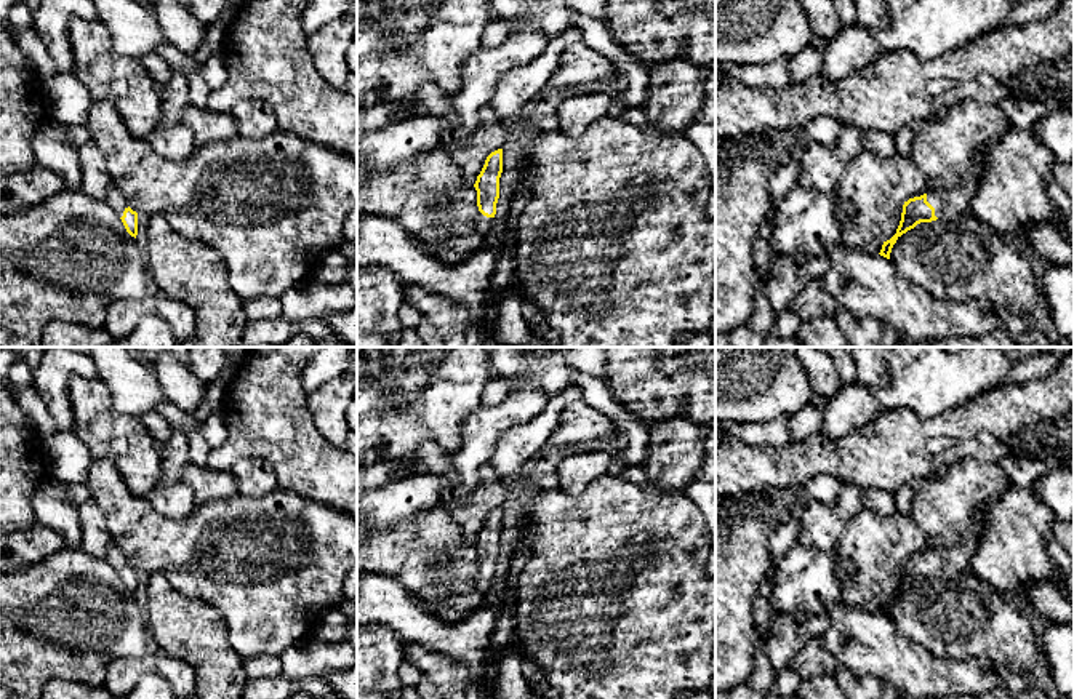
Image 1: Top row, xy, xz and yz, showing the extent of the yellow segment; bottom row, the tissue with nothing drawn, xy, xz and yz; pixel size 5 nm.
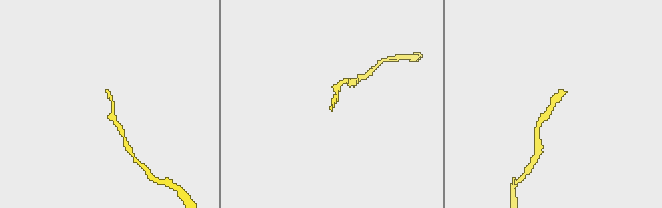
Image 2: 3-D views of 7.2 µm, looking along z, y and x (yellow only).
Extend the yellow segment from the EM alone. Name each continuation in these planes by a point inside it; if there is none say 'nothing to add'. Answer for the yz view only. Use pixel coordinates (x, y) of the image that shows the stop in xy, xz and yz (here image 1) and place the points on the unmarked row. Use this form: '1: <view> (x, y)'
1: yz (949, 563)

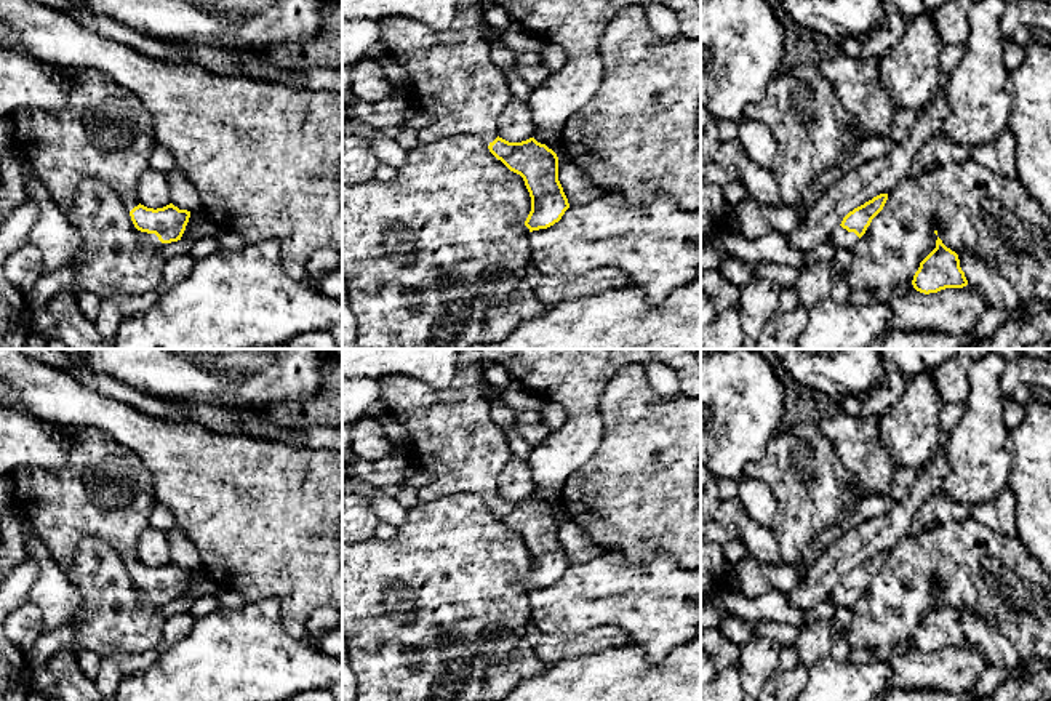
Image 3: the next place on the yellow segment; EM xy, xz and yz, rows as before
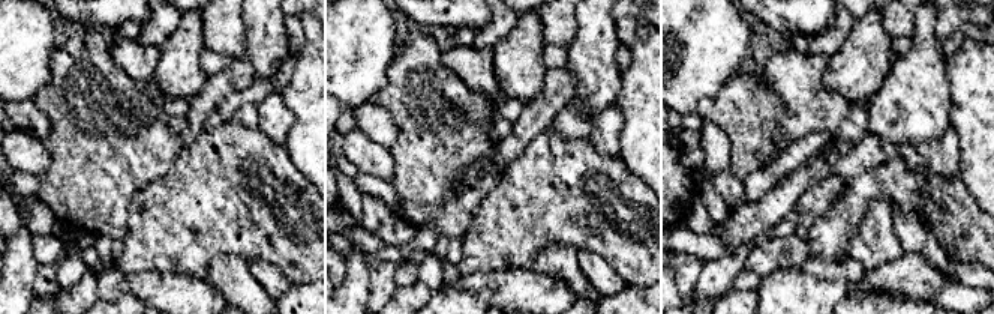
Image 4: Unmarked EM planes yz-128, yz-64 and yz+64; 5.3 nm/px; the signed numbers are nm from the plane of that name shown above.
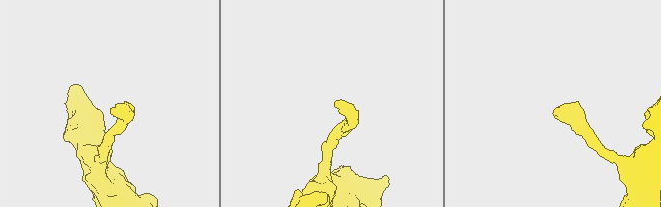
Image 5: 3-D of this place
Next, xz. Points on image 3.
1: xz (451, 436)

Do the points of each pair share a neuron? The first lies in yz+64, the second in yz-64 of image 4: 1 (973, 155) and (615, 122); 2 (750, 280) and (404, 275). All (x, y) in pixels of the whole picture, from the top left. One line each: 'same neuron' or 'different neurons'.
1: different neurons
2: same neuron

